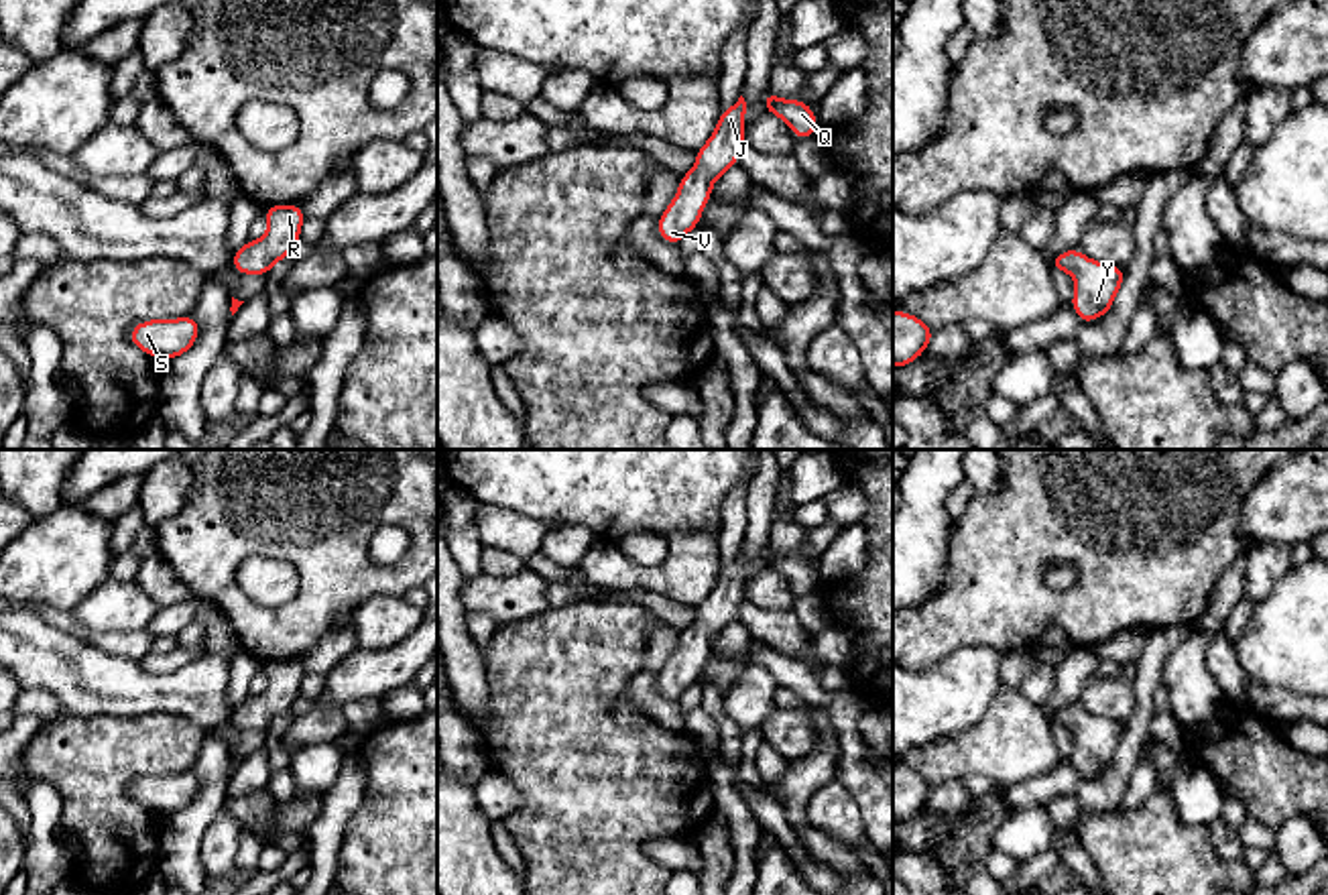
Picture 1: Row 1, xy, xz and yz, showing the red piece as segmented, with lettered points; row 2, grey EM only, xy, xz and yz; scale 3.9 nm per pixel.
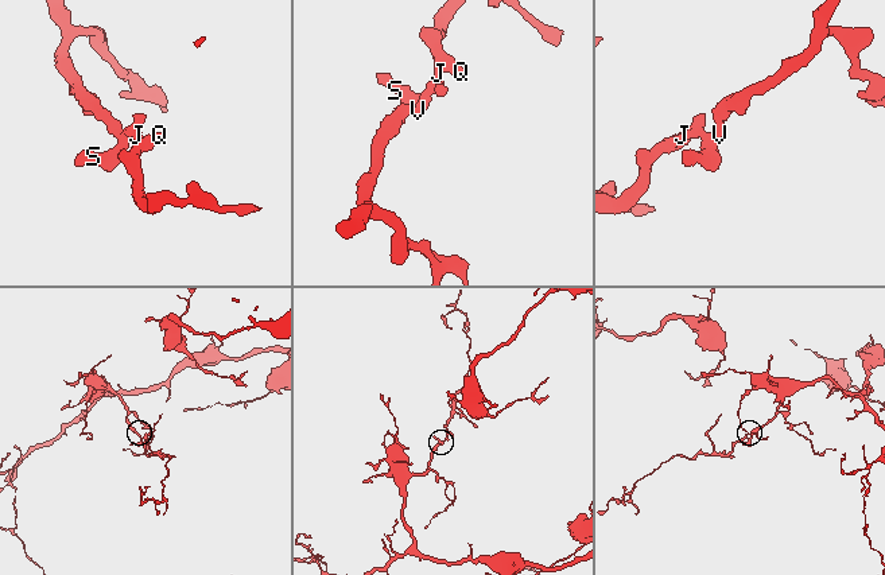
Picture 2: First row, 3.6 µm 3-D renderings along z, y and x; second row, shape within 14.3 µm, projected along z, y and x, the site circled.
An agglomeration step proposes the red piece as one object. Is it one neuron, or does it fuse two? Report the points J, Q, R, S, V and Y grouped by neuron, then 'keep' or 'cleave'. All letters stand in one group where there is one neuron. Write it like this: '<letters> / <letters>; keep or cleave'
J Q R S V Y; keep

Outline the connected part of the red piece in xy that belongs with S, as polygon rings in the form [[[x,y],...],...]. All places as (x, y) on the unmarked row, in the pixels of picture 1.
[[[193,771],[181,775],[150,775],[136,779],[128,795],[153,814],[171,818],[193,803],[201,783]]]

